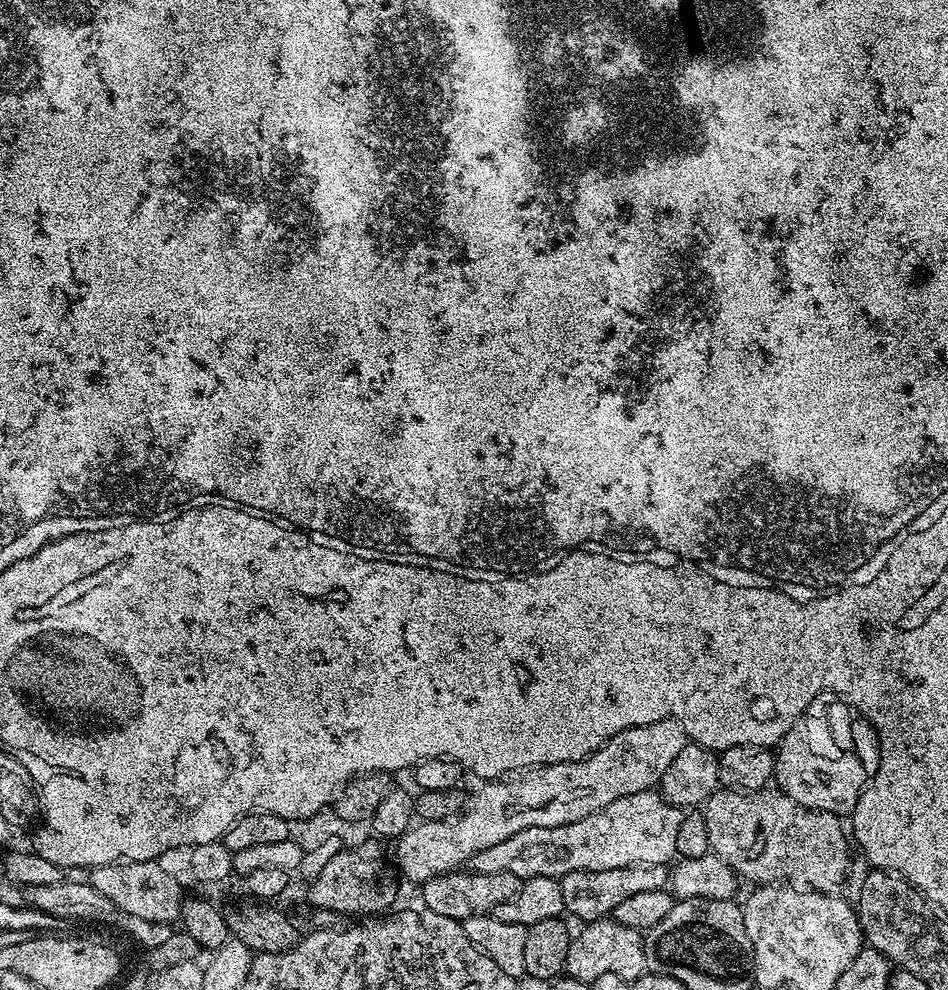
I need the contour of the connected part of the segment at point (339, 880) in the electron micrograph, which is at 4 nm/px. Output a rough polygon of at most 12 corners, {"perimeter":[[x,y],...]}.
{"perimeter":[[383,843],[342,848],[309,885],[315,909],[388,910]]}

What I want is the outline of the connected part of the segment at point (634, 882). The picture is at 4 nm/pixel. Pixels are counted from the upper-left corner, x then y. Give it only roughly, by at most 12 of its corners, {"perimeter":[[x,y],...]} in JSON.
{"perimeter":[[668,864],[578,870],[559,877],[564,911],[611,917],[634,894],[663,889]]}

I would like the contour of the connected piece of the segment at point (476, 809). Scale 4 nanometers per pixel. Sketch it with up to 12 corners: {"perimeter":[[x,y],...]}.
{"perimeter":[[627,728],[586,758],[481,783],[399,837],[423,882],[531,828],[655,789],[690,741]]}

